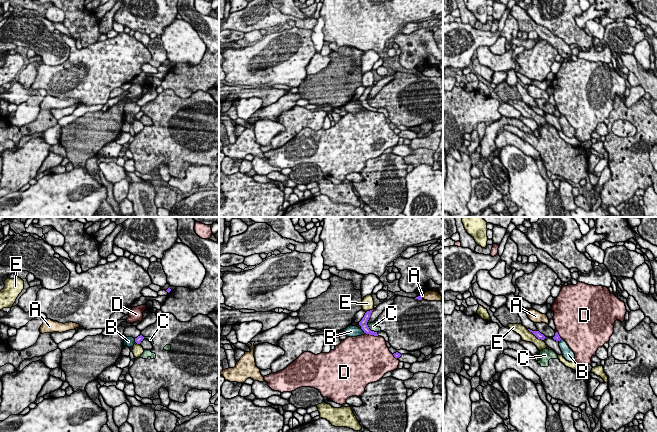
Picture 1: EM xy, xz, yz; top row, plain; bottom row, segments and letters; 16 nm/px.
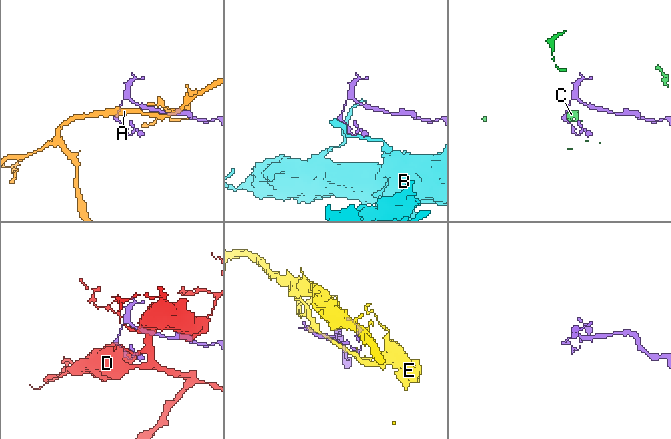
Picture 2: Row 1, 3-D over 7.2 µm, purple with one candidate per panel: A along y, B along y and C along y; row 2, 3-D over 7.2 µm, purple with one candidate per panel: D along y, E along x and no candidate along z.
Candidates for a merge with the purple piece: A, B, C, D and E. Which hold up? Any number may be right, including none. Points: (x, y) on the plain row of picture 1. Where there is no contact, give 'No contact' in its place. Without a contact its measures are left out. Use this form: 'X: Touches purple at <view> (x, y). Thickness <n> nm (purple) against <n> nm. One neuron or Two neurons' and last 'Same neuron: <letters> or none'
A: Touches purple at xz (421, 73). Thickness 60 nm (purple) against 160 nm. Two neurons
B: Touches purple at xz (363, 106). Thickness 130 nm (purple) against 190 nm. Two neurons
C: Touches purple at xz (370, 106). Thickness 130 nm (purple) against 130 nm. Two neurons
D: Touches purple at xz (371, 110). Thickness 130 nm (purple) against 480 nm. Two neurons
E: Touches purple at yz (535, 111). Thickness 100 nm (purple) against 180 nm. Two neurons
Same neuron: none

